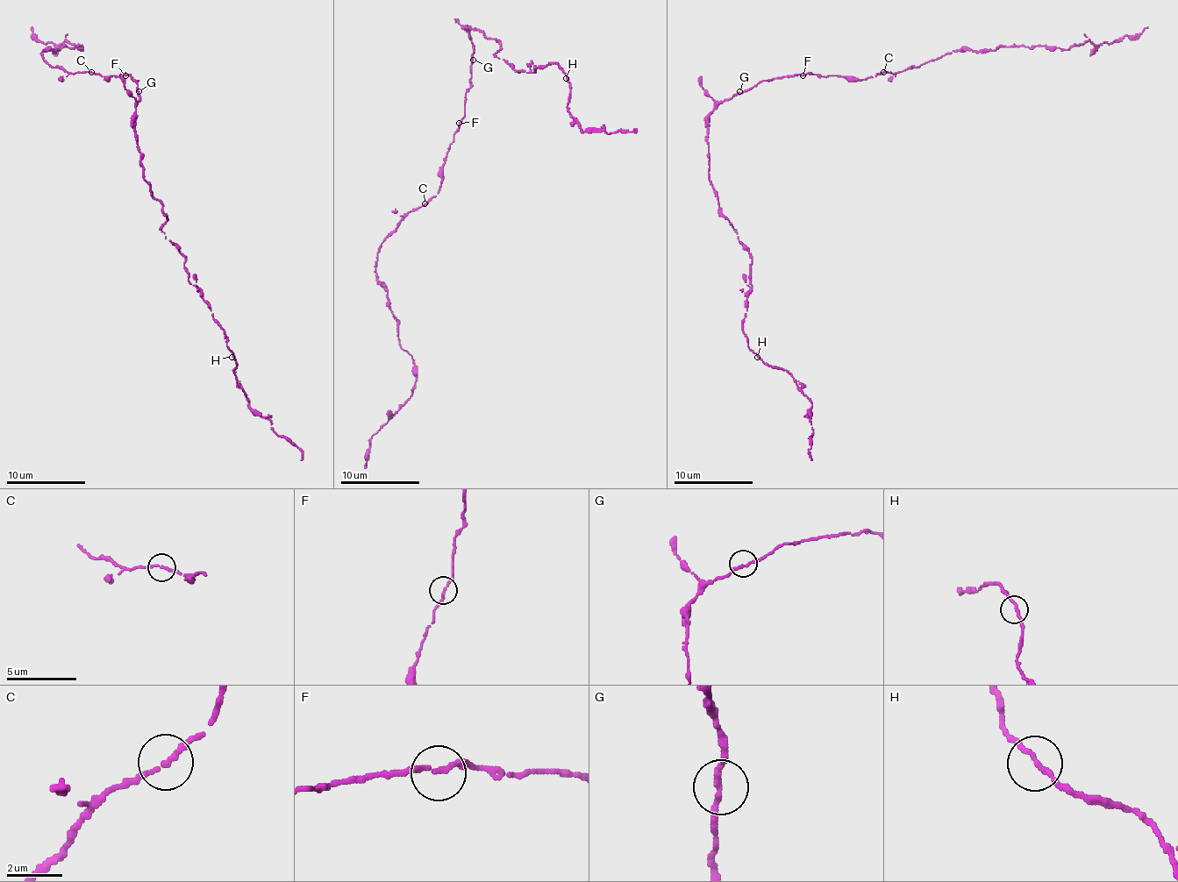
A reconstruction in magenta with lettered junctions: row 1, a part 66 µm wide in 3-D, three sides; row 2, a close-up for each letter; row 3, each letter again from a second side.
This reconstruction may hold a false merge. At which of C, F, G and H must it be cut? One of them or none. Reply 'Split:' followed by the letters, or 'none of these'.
Split: none of these

